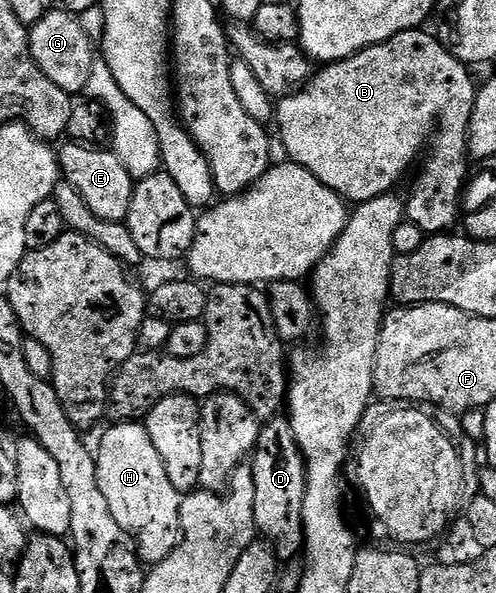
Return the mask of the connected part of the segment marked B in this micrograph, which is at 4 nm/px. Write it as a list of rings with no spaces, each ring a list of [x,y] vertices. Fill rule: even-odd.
[[[424,28],[408,29],[383,43],[359,51],[354,57],[348,57],[345,61],[326,64],[318,68],[321,70],[318,73],[316,70],[297,92],[280,98],[275,105],[275,126],[277,125],[278,131],[281,132],[281,141],[285,144],[286,155],[289,156],[286,158],[292,164],[311,171],[311,175],[315,175],[319,183],[331,187],[331,191],[335,191],[349,203],[369,201],[369,189],[383,189],[386,193],[394,192],[398,188],[396,185],[400,183],[401,176],[412,167],[417,152],[421,148],[423,150],[426,148],[427,142],[436,131],[438,125],[434,122],[434,117],[437,117],[437,113],[449,113],[449,117],[453,117],[457,109],[469,109],[469,97],[477,97],[478,86],[473,85],[473,77],[469,74],[472,73],[470,66],[455,59],[455,55],[451,55],[451,51],[447,51],[447,47],[443,47],[443,43],[434,34],[432,37],[431,34],[425,32]]]

